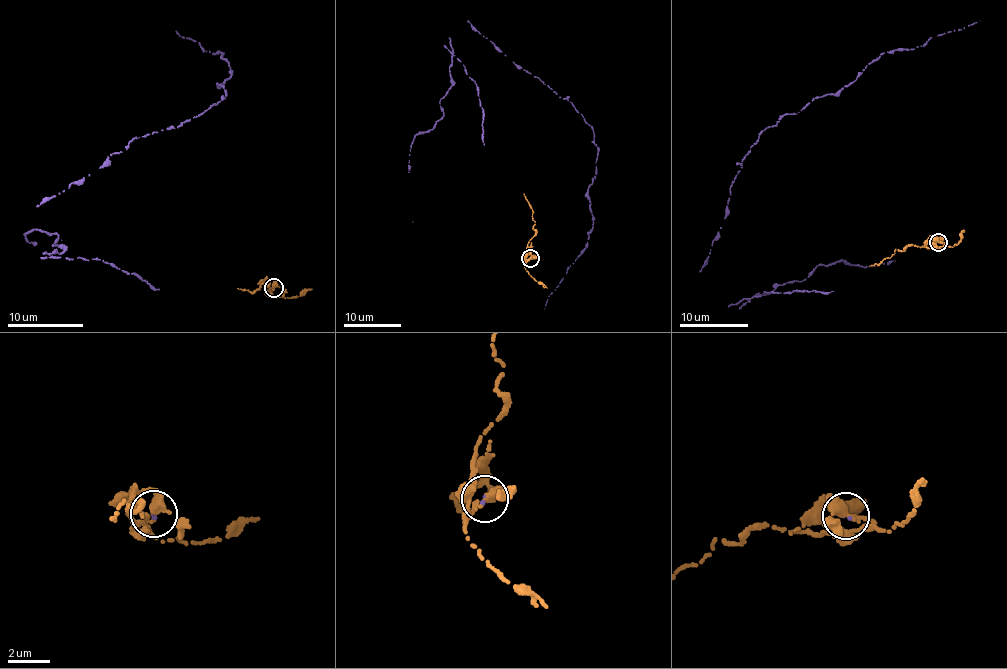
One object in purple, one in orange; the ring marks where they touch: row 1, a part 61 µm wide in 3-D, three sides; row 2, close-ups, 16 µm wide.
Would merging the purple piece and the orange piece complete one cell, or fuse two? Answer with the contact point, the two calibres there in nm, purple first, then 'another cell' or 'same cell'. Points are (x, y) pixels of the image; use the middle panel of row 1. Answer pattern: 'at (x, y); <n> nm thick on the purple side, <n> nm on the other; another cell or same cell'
at (530, 258); 110 nm thick on the purple side, 300 nm on the other; same cell

